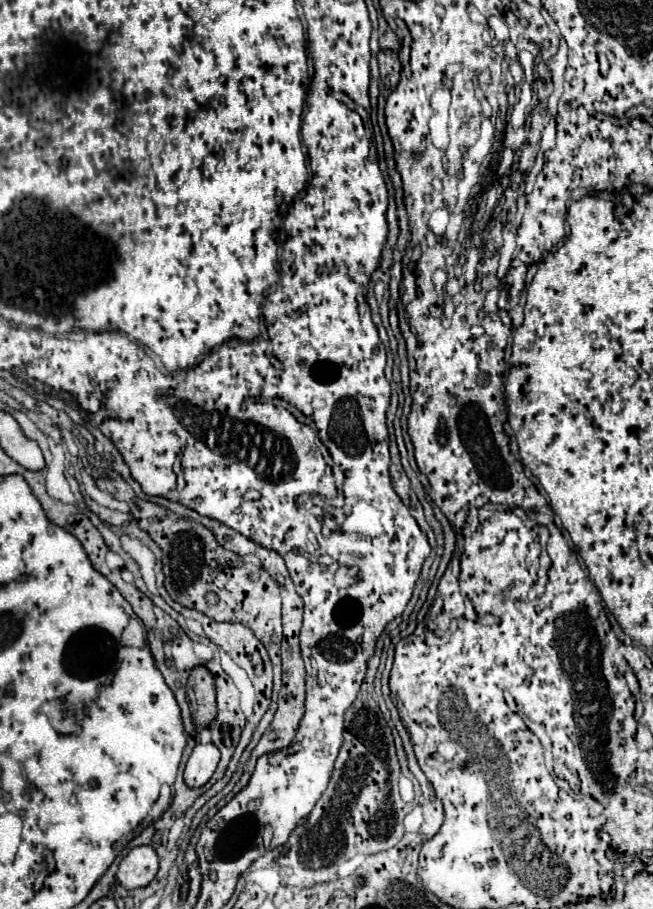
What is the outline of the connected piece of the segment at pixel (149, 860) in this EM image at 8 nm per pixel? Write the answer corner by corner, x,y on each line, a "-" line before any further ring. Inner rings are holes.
134,847
122,861
116,873
118,883
124,889
140,889
152,883
158,873
158,855
152,847

